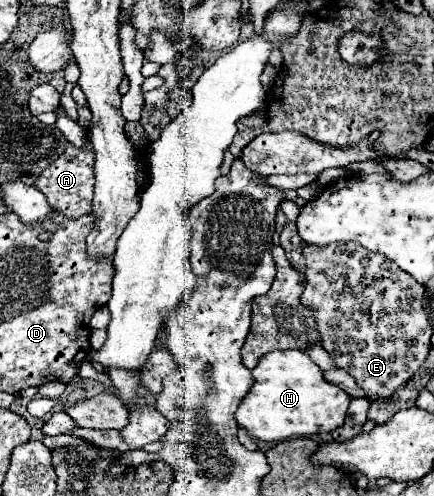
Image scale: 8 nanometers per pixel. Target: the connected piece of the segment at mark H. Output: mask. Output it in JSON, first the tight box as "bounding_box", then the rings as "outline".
{"bounding_box":[236,350,350,442],"outline":[[[274,350],[260,358],[252,370],[254,386],[236,410],[236,420],[250,436],[266,442],[282,442],[286,438],[312,436],[332,432],[344,424],[350,396],[336,384],[328,384],[322,370],[302,350]]]}

